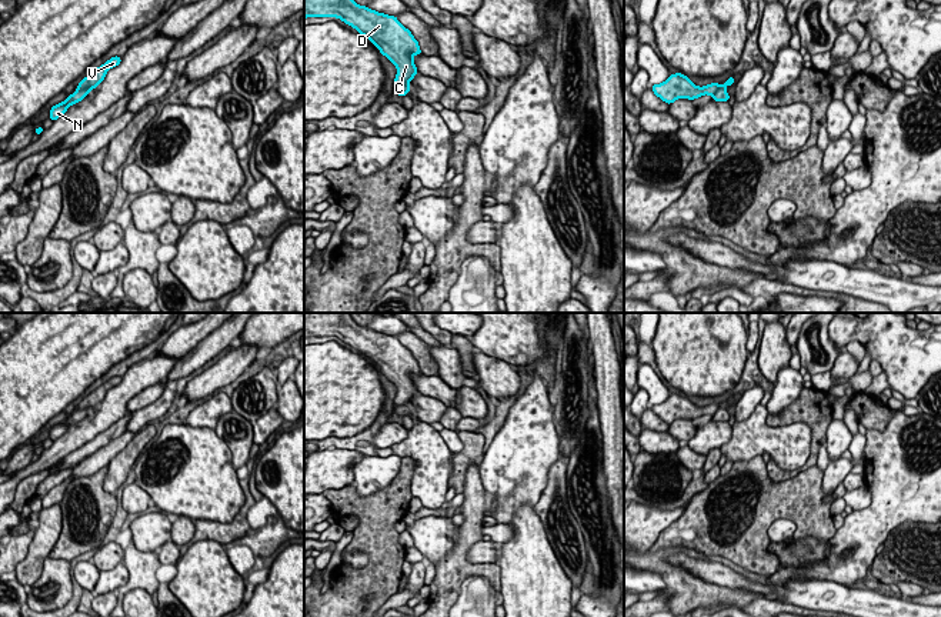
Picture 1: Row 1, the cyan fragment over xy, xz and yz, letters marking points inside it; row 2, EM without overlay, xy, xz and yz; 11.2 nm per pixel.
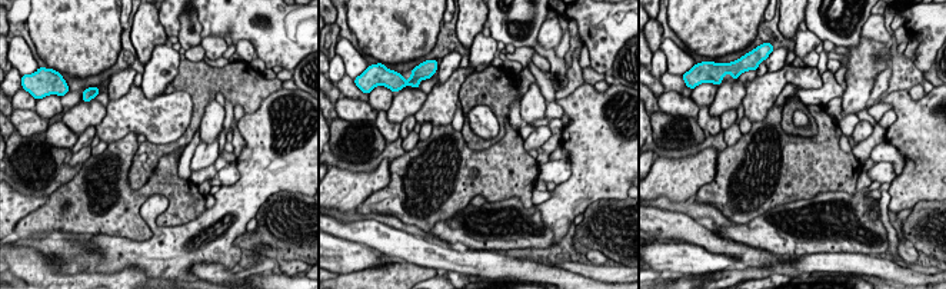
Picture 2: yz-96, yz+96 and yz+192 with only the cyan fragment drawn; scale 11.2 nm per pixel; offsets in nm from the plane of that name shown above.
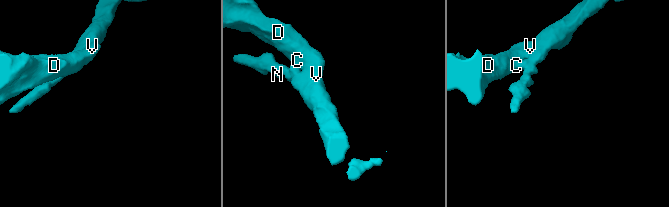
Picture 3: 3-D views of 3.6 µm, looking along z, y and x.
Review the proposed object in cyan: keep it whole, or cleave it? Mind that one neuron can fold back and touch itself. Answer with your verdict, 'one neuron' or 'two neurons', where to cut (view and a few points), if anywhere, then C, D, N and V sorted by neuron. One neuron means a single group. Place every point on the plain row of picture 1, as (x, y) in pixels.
two neurons; cut in xz along (409, 404), (396, 406); C D V / N

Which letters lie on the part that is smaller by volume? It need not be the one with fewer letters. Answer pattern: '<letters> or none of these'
N

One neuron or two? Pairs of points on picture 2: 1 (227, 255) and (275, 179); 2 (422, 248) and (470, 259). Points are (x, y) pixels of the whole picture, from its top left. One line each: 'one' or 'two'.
1: one
2: one

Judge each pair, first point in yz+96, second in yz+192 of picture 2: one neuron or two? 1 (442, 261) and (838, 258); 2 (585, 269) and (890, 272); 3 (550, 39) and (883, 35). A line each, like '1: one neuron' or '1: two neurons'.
1: two neurons
2: one neuron
3: one neuron

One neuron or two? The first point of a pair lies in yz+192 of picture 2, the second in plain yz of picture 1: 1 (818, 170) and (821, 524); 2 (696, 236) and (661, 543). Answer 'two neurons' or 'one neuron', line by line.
1: one neuron
2: two neurons

